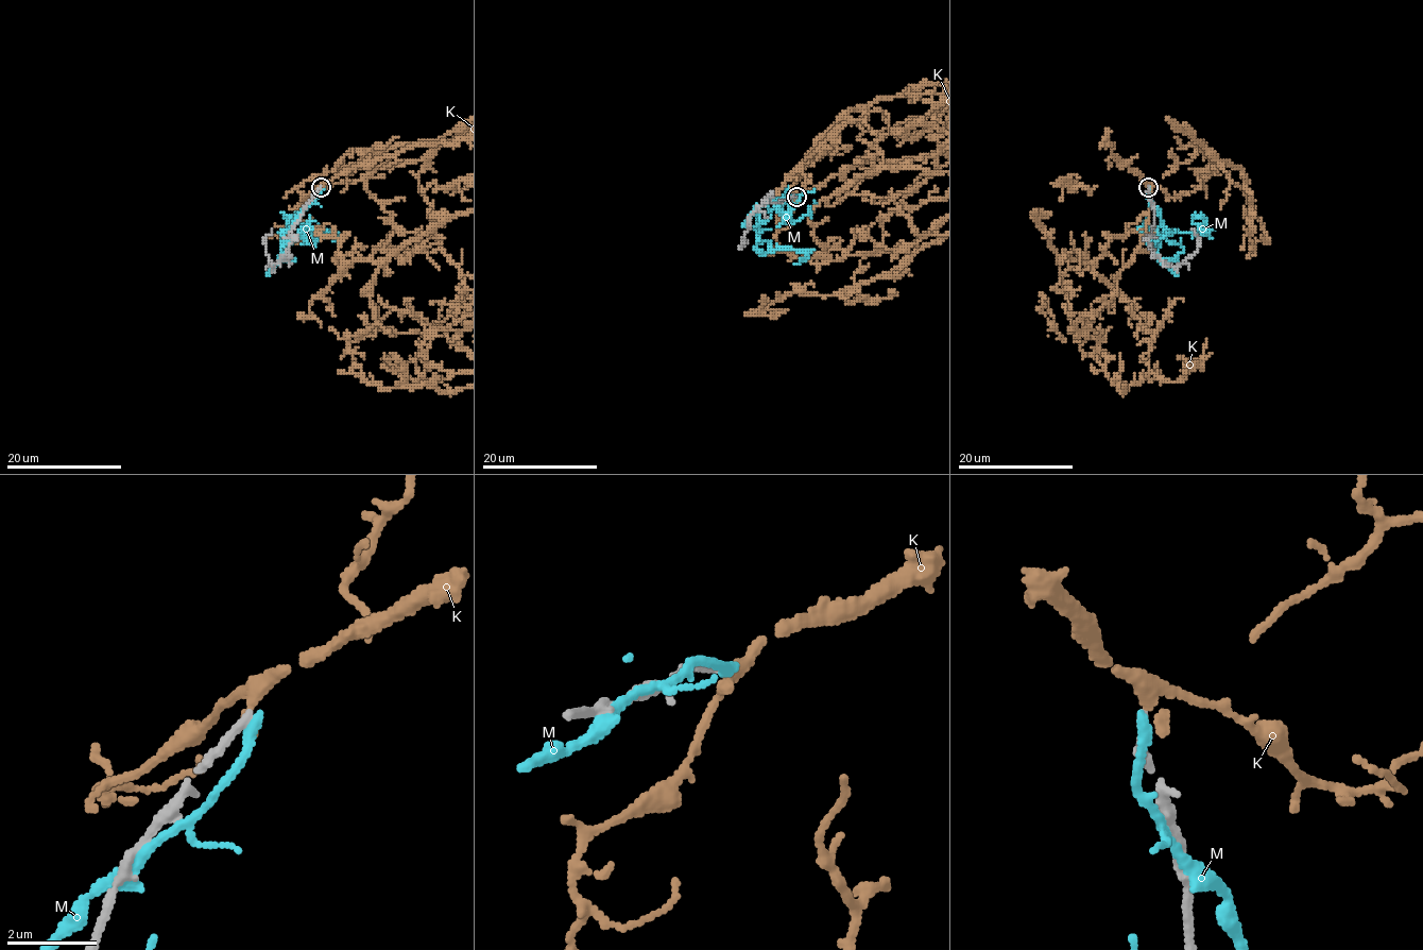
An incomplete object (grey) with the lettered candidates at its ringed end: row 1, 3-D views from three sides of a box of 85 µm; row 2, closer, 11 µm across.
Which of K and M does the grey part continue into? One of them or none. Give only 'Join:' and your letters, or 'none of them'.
Join: K

